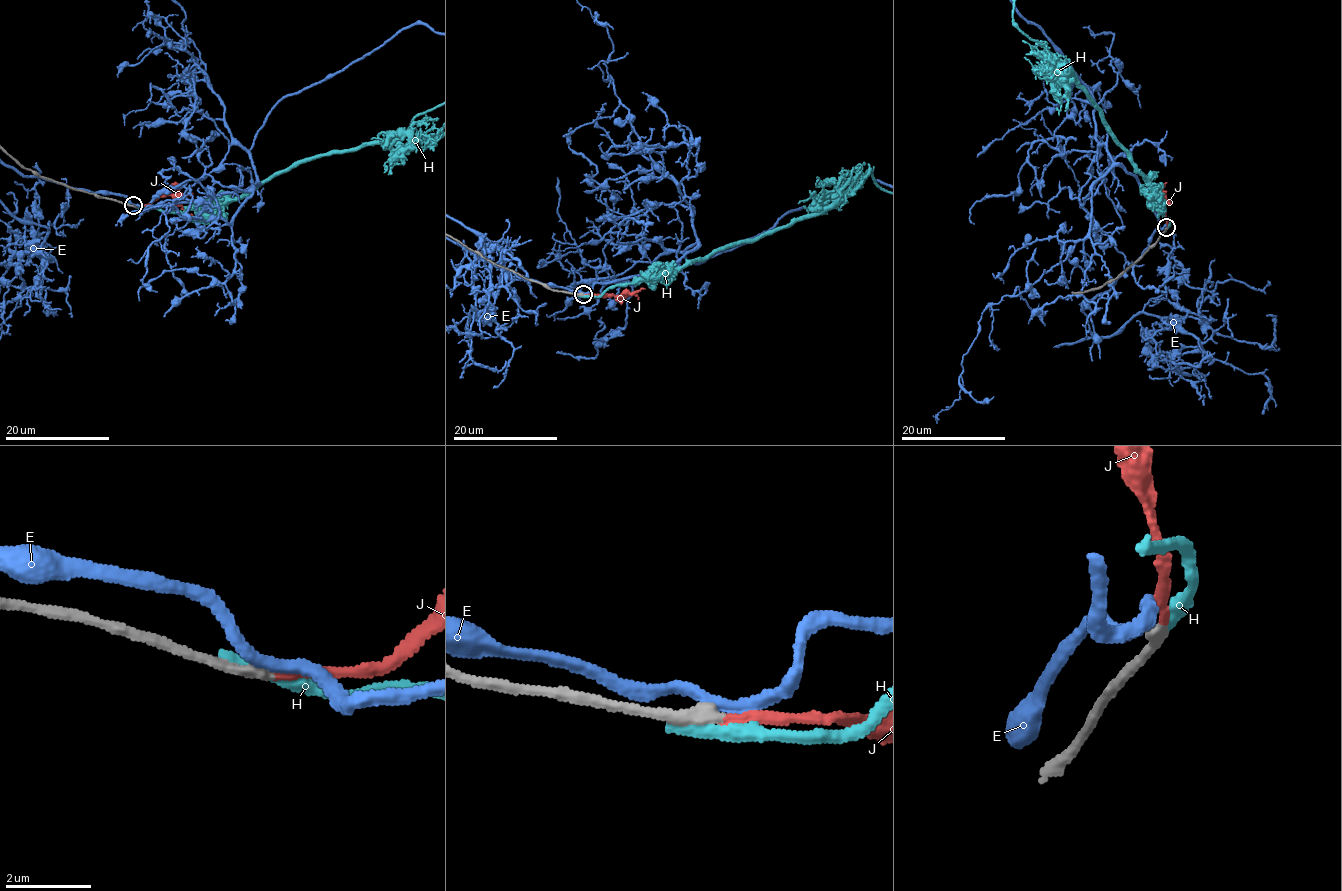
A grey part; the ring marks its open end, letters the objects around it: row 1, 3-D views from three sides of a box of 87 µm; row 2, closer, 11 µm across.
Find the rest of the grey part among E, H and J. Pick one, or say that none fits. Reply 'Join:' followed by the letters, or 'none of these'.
Join: J

